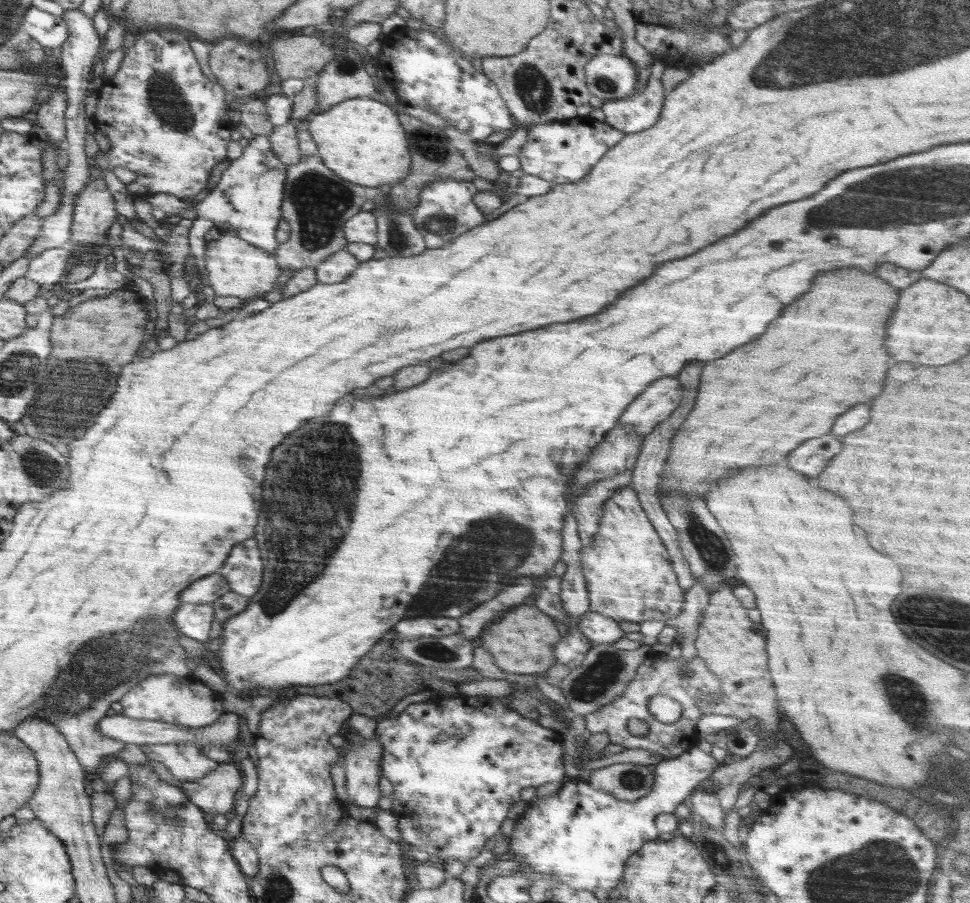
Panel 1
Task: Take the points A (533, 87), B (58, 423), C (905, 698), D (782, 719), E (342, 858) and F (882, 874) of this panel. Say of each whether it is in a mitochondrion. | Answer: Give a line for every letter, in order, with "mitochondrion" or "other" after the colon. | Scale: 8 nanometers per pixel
A: mitochondrion
B: mitochondrion
C: mitochondrion
D: other
E: other
F: mitochondrion

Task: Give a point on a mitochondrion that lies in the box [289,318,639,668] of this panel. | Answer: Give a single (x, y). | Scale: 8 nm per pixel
(476, 564)

